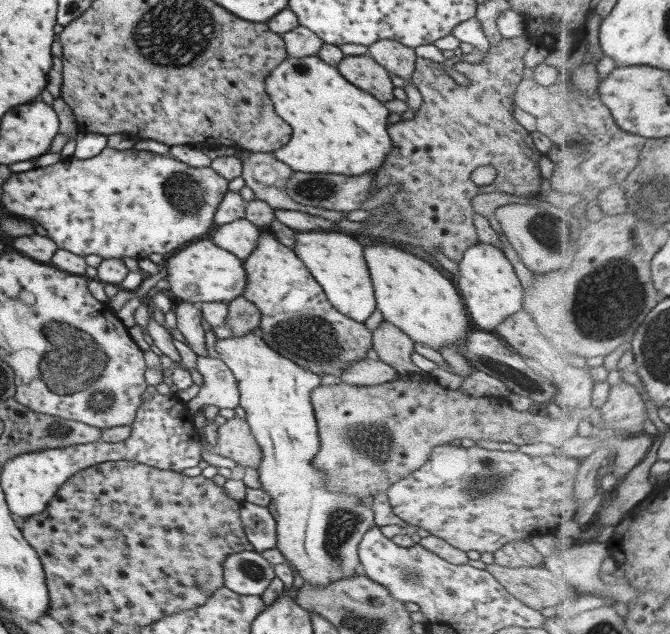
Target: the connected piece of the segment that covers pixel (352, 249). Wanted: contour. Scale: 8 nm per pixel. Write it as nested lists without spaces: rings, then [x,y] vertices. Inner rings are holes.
[[[294,231],[291,248],[303,267],[319,284],[329,304],[343,316],[362,323],[376,309],[369,271],[362,255],[361,244],[353,234],[331,231]]]

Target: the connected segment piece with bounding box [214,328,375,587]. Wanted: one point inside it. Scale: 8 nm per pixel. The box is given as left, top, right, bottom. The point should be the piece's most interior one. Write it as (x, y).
(317, 531)

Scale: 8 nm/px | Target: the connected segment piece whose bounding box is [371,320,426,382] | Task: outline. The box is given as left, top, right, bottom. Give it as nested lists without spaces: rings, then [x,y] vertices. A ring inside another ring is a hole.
[[[385,320],[371,331],[372,349],[379,357],[379,361],[395,369],[404,381],[426,382],[426,374],[420,368],[417,368],[410,359],[413,352],[413,341],[406,335]]]

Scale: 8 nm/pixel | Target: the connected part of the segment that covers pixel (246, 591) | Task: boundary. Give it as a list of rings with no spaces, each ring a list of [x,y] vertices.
[[[242,550],[225,557],[222,562],[222,583],[243,596],[260,596],[274,577],[274,565],[257,551]]]

